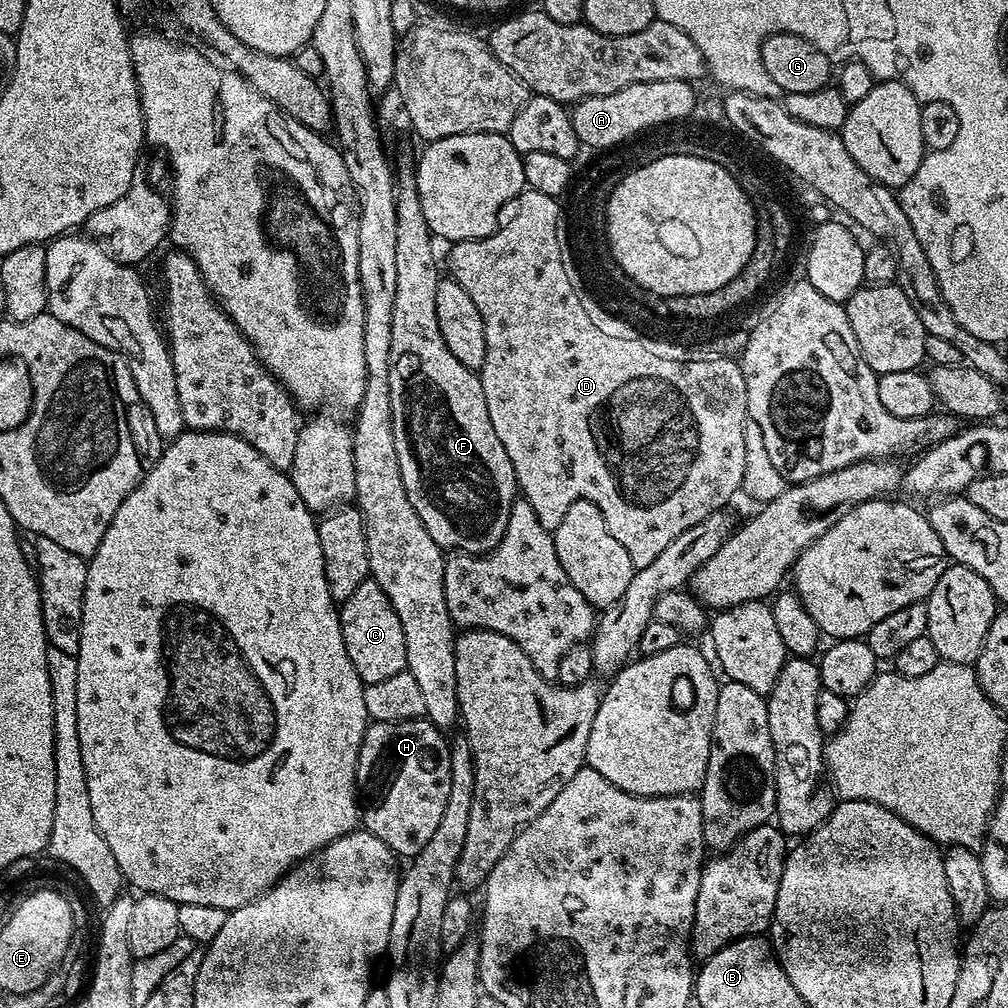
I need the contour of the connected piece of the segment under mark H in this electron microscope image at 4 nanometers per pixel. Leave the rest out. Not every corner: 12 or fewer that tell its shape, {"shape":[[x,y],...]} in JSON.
{"shape":[[427,718],[377,720],[356,763],[363,831],[397,857],[430,842],[450,744]]}

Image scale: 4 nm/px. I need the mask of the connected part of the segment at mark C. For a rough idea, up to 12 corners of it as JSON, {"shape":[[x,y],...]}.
{"shape":[[371,579],[339,605],[364,685],[407,669],[406,634]]}

